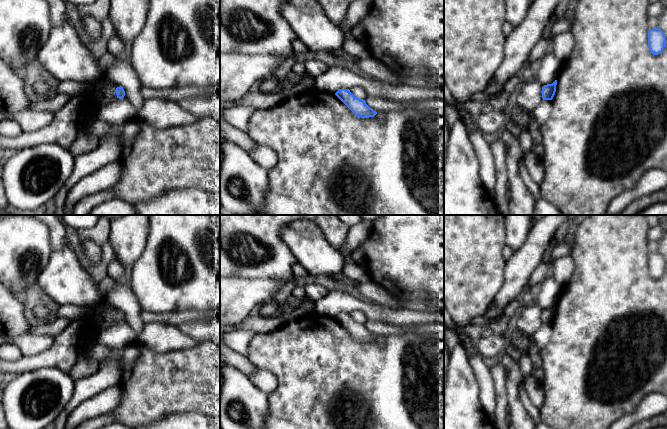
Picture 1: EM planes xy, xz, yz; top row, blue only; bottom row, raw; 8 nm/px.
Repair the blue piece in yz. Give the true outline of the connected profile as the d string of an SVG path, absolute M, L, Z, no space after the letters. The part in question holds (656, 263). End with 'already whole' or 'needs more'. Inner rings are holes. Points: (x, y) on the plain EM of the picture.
M660 252L649 253L648 270L652 278L658 279L663 276L666 269L666 261Z; already whole

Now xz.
M339 313L335 319L358 341L369 342L377 338L365 324L355 321L349 313Z; already whole

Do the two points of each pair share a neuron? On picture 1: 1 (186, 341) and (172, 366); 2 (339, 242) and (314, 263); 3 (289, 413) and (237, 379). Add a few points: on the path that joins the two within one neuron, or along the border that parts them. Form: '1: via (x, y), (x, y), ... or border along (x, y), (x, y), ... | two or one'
1: border along (198, 342), (190, 347), (159, 353) | two
2: border along (319, 227), (324, 238), (339, 251) | two
3: border along (268, 395), (268, 415), (265, 418) | two

